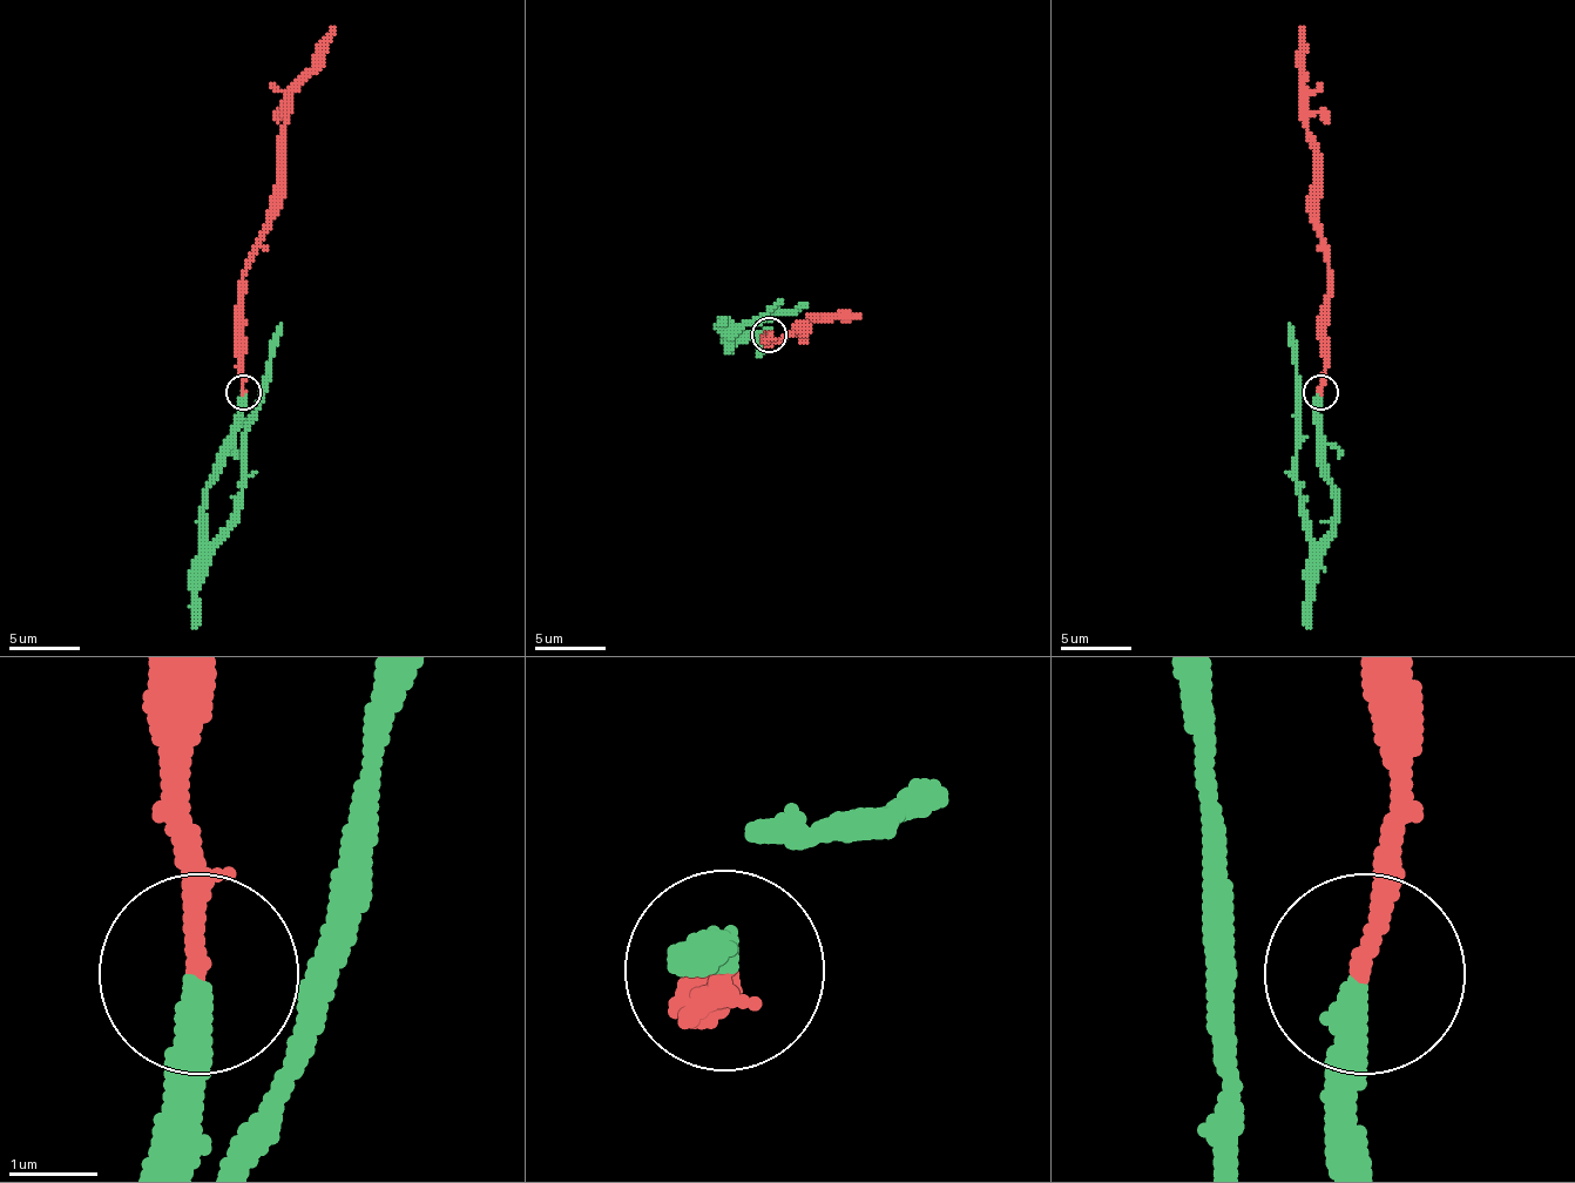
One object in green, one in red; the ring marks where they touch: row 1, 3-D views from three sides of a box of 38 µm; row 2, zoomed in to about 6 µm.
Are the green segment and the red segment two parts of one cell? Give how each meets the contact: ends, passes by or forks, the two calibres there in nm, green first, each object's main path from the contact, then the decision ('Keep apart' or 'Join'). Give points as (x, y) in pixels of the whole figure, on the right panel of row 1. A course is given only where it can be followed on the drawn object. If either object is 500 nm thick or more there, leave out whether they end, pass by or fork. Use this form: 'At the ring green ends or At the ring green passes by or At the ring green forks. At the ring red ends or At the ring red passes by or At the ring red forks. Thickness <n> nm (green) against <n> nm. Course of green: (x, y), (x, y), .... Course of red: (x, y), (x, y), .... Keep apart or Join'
At the ring green ends. At the ring red ends. Thickness 360 nm (green) against 220 nm. Course of green: (1322, 391), (1318, 465), (1336, 489), (1336, 525), (1318, 542), (1306, 525), (1296, 489), (1296, 409), (1289, 324). Course of red: (1322, 391), (1329, 271), (1318, 214), (1318, 143), (1306, 129), (1303, 27). Join

